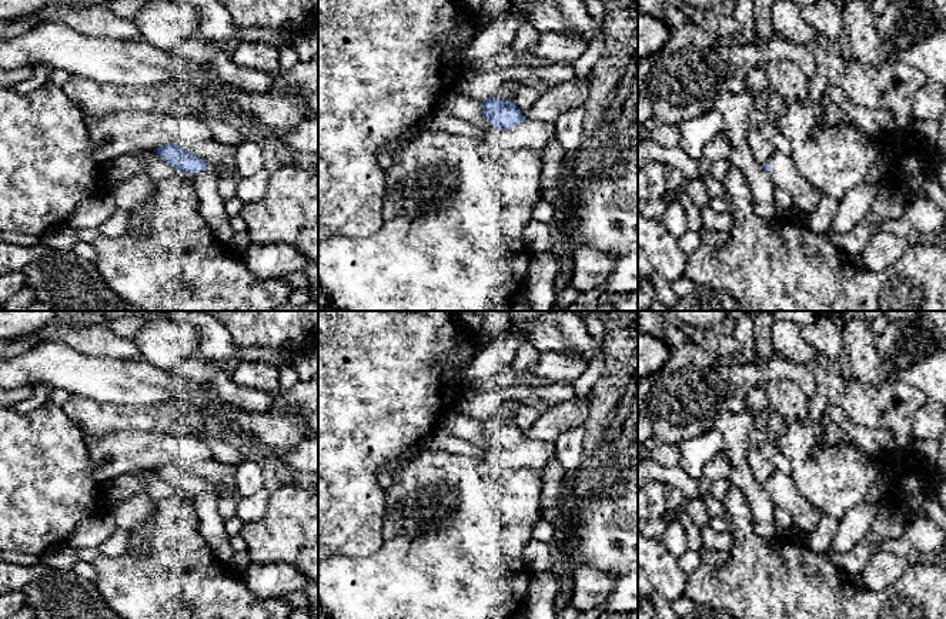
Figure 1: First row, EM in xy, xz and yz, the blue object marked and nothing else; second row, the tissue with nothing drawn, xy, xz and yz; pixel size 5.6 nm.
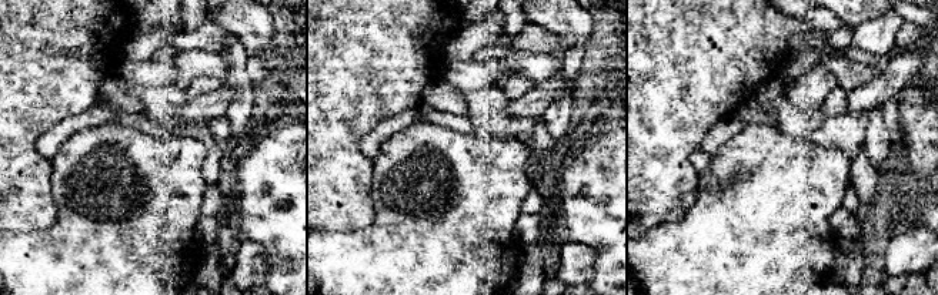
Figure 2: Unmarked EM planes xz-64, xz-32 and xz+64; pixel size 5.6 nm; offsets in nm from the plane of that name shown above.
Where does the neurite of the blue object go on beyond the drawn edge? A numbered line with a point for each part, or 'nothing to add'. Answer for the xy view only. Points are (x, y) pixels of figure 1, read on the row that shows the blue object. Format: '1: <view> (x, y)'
1: xy (213, 169)

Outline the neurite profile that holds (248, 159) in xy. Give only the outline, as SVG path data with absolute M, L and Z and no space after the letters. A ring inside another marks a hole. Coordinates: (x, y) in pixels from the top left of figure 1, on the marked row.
M244 140L237 148L235 164L241 177L251 177L264 168L263 150L258 143Z

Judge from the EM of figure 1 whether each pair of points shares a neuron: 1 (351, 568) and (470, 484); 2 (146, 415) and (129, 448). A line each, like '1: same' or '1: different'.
1: same
2: different

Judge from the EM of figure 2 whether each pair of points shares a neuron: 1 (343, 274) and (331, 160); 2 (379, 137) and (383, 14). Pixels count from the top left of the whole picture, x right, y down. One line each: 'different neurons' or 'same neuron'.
1: different neurons
2: different neurons

